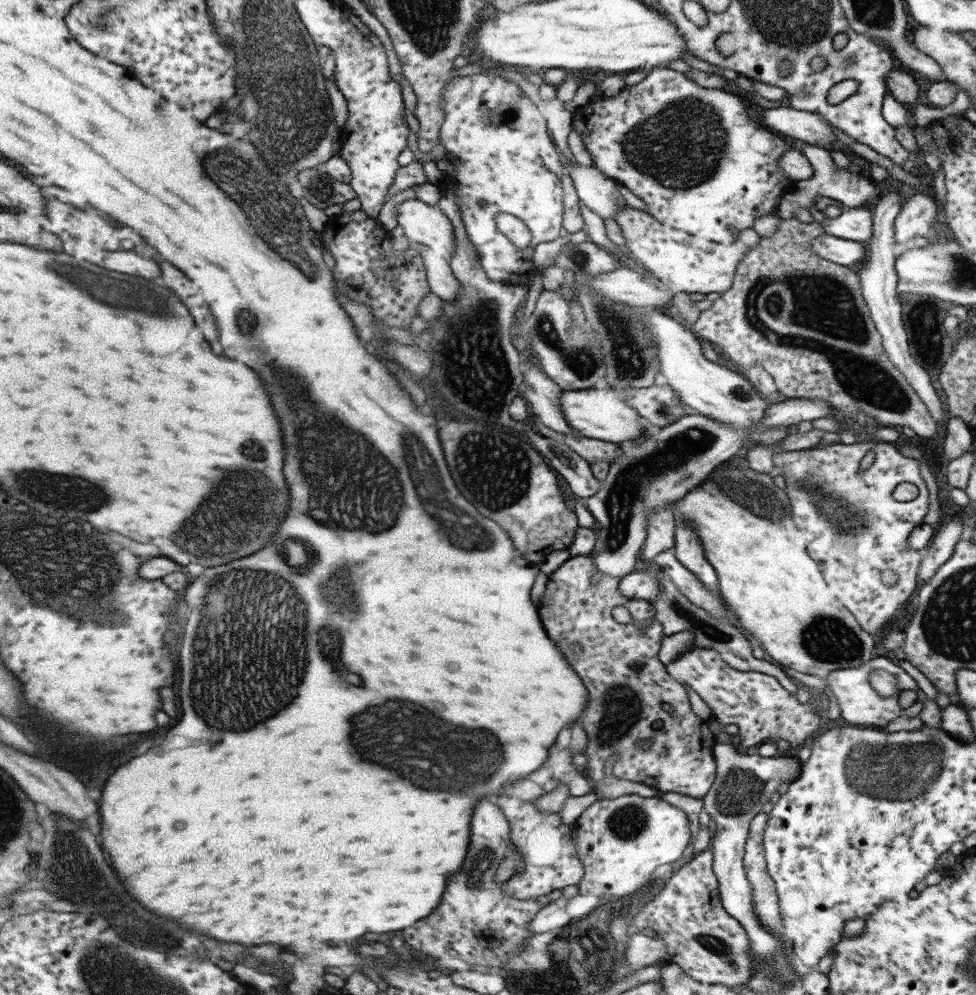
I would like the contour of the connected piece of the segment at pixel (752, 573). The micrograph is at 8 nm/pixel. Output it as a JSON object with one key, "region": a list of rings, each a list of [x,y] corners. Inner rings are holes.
{"region":[[[728,462],[718,465],[697,487],[692,487],[680,500],[674,501],[670,508],[679,510],[681,520],[687,522],[696,534],[699,534],[705,557],[717,572],[719,582],[718,593],[724,601],[727,609],[735,614],[738,619],[739,626],[744,630],[749,639],[754,644],[759,644],[766,651],[766,655],[776,664],[780,666],[794,669],[803,674],[818,676],[820,678],[828,677],[828,674],[836,670],[846,670],[846,668],[860,668],[860,666],[870,662],[872,651],[876,642],[869,632],[866,632],[855,619],[855,616],[843,607],[843,604],[836,598],[838,594],[832,590],[832,586],[828,586],[824,572],[822,572],[822,564],[818,564],[818,560],[814,560],[814,556],[810,556],[810,536],[806,536],[806,532],[802,532],[796,526],[792,518],[792,505],[783,487],[779,487],[774,476],[768,473],[756,472],[749,468],[742,468],[738,464],[730,464]]]}

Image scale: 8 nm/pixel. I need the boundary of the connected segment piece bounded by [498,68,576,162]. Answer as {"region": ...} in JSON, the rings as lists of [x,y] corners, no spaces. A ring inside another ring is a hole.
{"region":[[[498,68],[498,74],[518,84],[523,94],[542,111],[543,116],[547,120],[547,128],[553,143],[560,153],[570,158],[571,162],[576,162],[568,146],[568,134],[573,130],[574,113],[566,110],[565,102],[562,102],[558,97],[552,100],[544,100],[540,96],[539,86],[529,82],[521,73],[510,71],[509,68]]]}

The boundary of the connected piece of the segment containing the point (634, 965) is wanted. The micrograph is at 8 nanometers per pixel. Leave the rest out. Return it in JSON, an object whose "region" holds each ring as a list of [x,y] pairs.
{"region":[[[643,933],[632,934],[628,939],[625,952],[625,967],[630,967],[633,972],[645,966],[652,966],[666,960],[668,945],[660,935],[654,937]]]}

